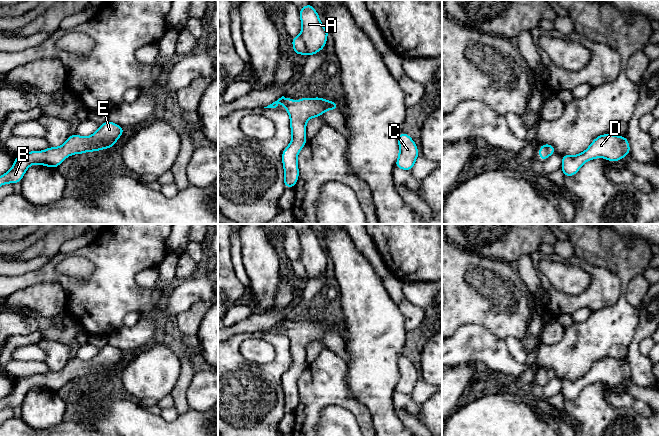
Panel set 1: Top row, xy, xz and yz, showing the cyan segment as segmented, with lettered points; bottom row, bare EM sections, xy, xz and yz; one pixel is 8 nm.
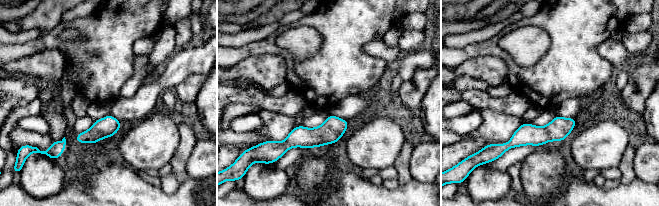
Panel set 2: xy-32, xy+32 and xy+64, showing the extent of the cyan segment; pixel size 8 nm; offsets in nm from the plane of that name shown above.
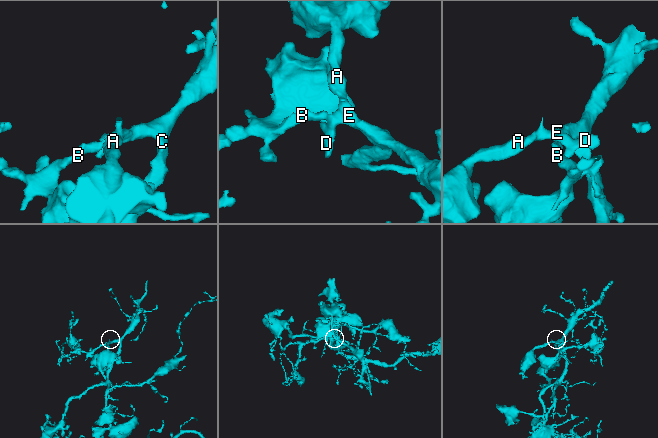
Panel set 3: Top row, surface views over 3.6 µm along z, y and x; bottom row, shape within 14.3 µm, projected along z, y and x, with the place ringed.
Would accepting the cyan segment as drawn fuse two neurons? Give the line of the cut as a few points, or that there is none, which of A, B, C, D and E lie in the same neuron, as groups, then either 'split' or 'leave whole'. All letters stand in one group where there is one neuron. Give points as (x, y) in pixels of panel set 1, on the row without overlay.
no cut; A B C D E; leave whole

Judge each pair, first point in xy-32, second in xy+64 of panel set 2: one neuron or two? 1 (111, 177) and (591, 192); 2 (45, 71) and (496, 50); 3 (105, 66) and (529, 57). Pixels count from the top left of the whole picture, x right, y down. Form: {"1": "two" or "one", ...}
{"1": "one", "2": "two", "3": "two"}

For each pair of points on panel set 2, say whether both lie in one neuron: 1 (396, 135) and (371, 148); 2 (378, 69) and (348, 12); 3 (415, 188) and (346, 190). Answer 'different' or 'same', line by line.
1: same
2: same
3: same

